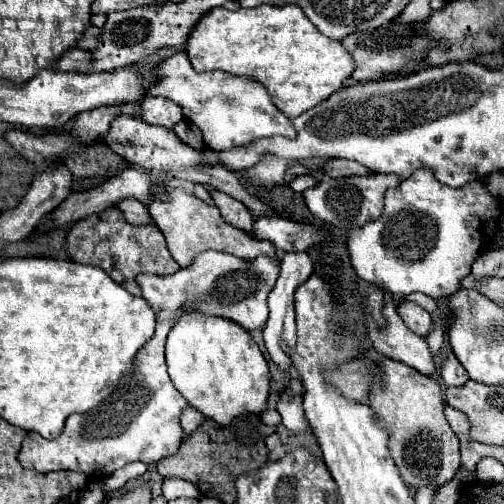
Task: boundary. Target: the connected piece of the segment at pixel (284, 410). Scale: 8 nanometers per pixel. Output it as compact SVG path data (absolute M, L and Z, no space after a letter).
M280 393L280 399L276 401L276 409L282 415L282 425L290 433L296 435L296 433L304 433L304 431L310 429L308 419L306 419L304 409L302 409L302 397L300 395L294 395L290 399L284 399L282 393Z

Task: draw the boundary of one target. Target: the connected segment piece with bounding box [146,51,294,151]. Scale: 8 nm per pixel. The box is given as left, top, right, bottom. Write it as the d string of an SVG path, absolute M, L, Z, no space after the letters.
M186 51L174 53L160 61L156 65L156 77L156 85L150 87L146 93L162 95L178 103L184 117L202 129L204 143L214 151L248 145L258 137L294 137L294 127L290 119L280 109L276 109L268 91L248 77L234 77L222 71L196 73L190 65Z

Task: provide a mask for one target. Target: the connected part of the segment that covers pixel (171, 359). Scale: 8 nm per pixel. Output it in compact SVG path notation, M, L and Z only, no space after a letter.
M186 311L180 323L170 331L166 343L166 363L174 387L184 395L184 399L198 409L204 417L214 419L220 425L232 423L232 419L242 413L264 413L270 395L270 369L268 363L248 331L242 331L238 323L220 317L206 317L198 311Z

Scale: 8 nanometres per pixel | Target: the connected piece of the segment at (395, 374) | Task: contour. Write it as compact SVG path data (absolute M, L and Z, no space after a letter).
M382 357L378 367L380 381L372 383L370 407L376 413L376 423L388 431L388 449L404 483L414 489L424 485L442 487L460 469L458 437L444 417L442 387L432 377L420 375L412 367L388 357Z

